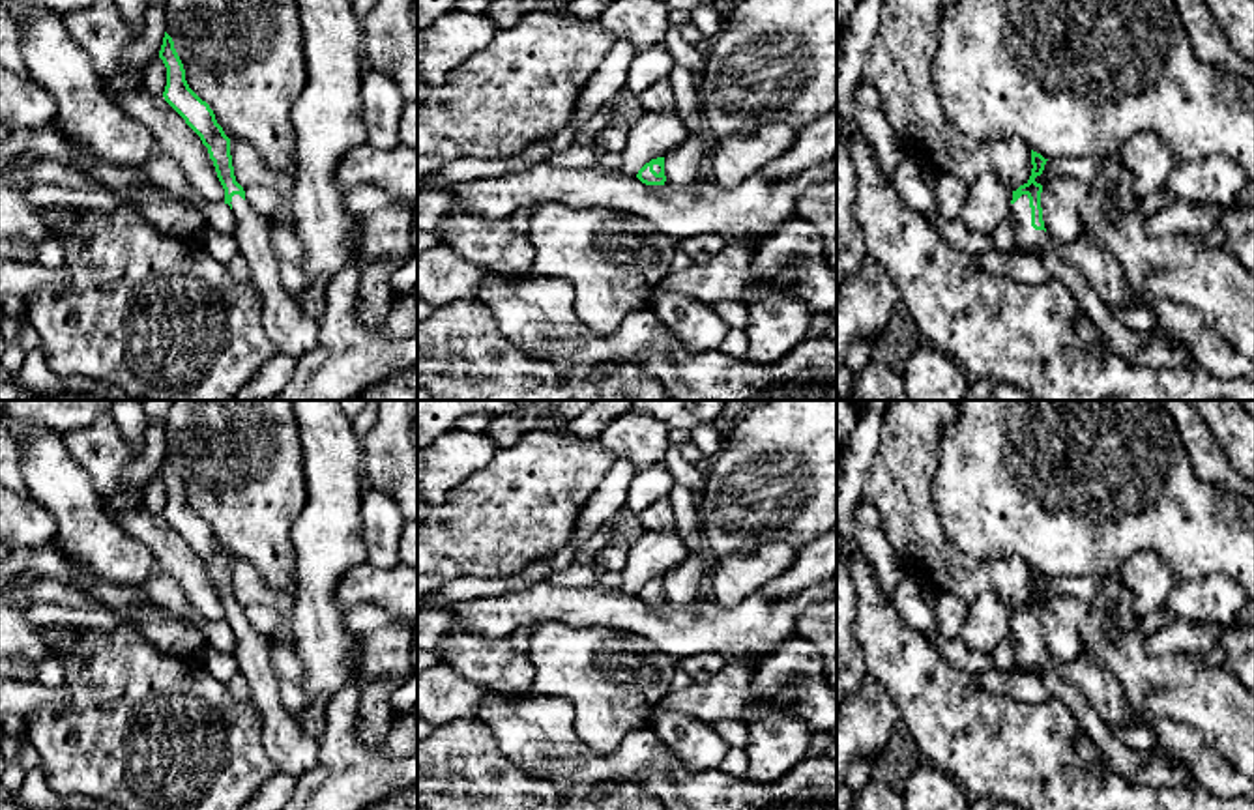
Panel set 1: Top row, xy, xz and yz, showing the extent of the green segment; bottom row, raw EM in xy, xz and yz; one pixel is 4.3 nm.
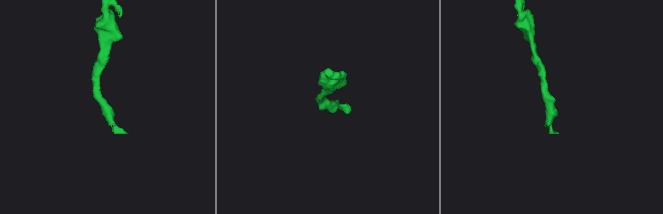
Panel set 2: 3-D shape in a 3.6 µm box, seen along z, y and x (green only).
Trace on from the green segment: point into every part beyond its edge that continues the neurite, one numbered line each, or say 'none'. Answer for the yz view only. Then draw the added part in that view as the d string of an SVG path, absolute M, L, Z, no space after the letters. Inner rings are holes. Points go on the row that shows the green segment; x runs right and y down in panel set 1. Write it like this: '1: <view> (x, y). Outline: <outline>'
1: yz (1097, 266). Outline: M1022 195L1013 204L1009 217L1016 224L1014 254L1026 254L1028 251L1035 251L1037 256L1054 254L1074 266L1106 305L1134 307L1127 292L1123 269L1117 266L1114 254L1104 251L1087 234L1082 234L1072 243L1057 243L1044 230L1035 230L1031 226L1028 195Z

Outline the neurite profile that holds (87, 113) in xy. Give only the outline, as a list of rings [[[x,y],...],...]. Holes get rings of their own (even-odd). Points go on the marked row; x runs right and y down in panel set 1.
[[[30,9],[17,19],[28,77],[52,95],[62,131],[101,161],[140,168],[153,135],[105,92],[105,79],[67,34],[62,13]]]

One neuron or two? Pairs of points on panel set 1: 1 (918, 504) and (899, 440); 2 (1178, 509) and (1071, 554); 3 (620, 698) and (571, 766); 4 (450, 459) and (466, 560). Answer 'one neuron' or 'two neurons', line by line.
1: one neuron
2: one neuron
3: two neurons
4: two neurons

